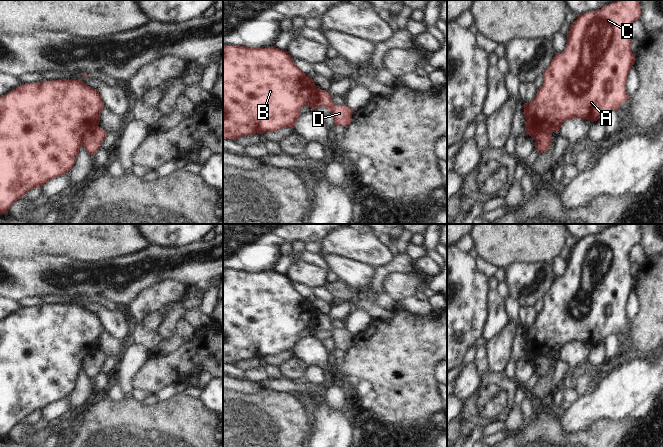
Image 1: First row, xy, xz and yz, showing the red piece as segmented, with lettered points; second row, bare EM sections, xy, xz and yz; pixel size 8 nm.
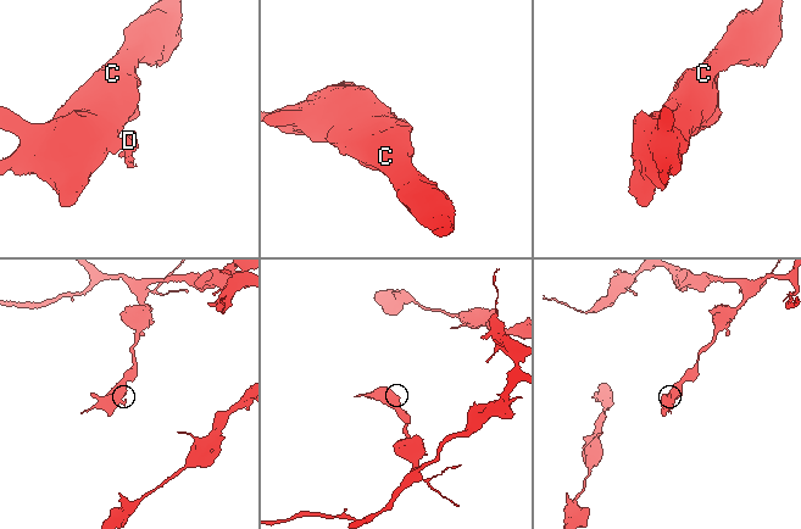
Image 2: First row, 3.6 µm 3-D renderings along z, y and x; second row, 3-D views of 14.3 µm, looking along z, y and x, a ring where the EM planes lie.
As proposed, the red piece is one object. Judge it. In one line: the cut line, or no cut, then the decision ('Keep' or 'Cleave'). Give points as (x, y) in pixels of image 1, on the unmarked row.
Split along xy (97, 349), (85, 357), (82, 368). Cleave

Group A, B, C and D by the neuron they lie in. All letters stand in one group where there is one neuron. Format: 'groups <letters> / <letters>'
groups A B C / D

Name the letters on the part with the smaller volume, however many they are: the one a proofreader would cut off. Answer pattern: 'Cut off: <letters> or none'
Cut off: D

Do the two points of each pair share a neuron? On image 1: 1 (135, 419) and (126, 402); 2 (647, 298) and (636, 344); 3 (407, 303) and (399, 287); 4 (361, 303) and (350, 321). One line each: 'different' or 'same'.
1: same
2: same
3: different
4: different

